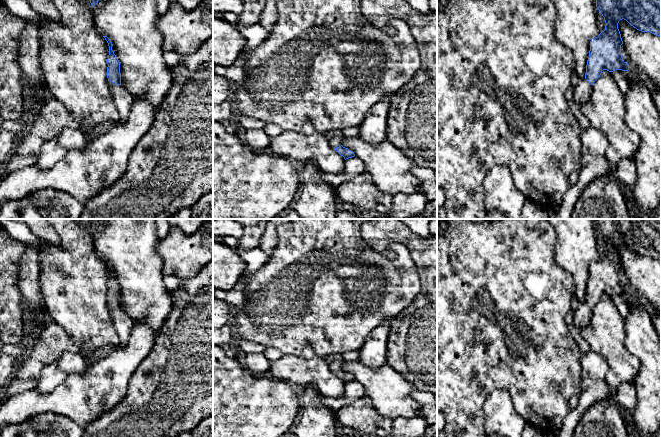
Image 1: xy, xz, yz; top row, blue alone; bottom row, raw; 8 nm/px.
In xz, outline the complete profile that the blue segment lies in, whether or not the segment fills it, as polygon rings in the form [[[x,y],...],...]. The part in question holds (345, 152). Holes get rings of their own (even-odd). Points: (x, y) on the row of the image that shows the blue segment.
[[[334,136],[329,140],[330,145],[338,152],[344,159],[352,158],[355,156],[354,152],[342,146],[344,136]]]

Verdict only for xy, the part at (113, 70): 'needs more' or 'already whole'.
needs more

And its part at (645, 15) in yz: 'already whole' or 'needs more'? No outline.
needs more

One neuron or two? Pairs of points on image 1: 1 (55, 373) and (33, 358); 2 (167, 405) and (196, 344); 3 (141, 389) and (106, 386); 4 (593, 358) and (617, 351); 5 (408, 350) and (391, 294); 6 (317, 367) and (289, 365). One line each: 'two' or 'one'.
1: two
2: one
3: two
4: two
5: two
6: one

